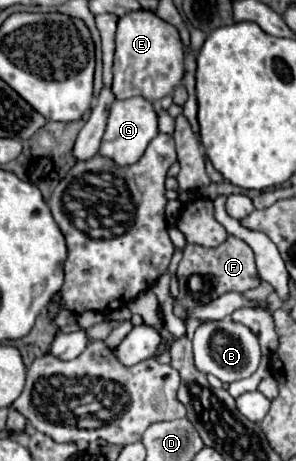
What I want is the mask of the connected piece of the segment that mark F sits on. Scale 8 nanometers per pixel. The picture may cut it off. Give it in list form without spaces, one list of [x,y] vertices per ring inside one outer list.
[[[228,236],[226,242],[222,242],[216,248],[188,244],[178,264],[178,280],[180,280],[180,294],[176,298],[176,306],[190,310],[208,304],[226,292],[246,292],[260,284],[260,276],[254,264],[254,252],[244,240],[236,236]]]

